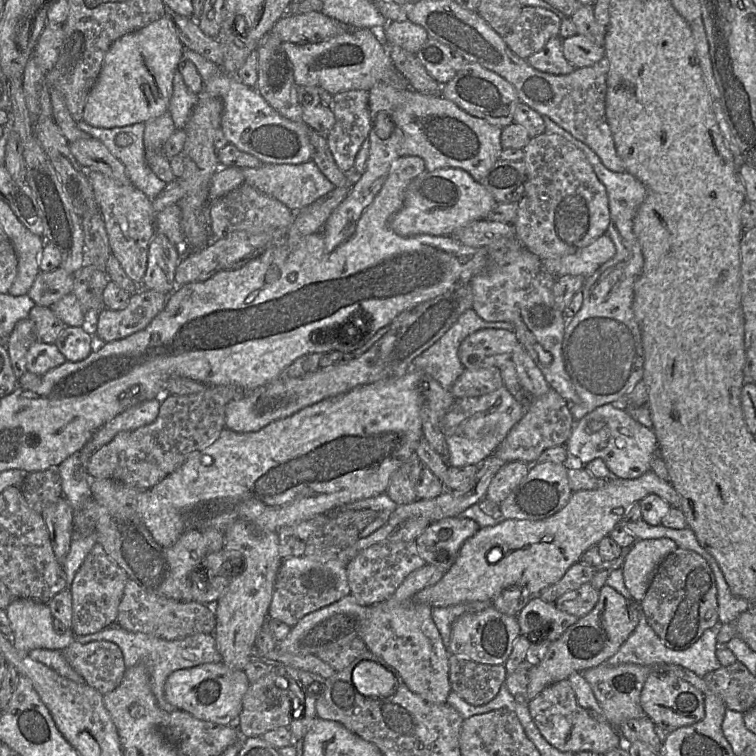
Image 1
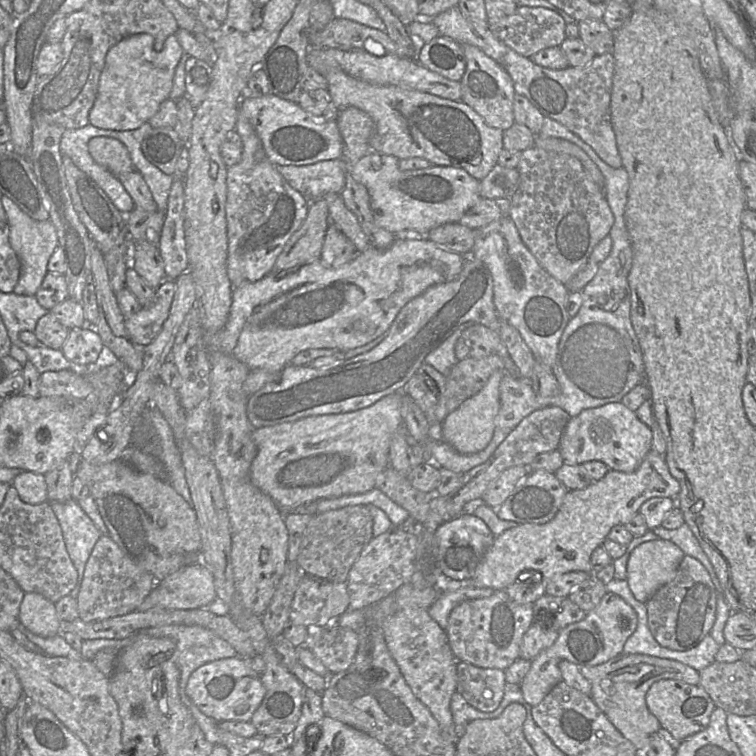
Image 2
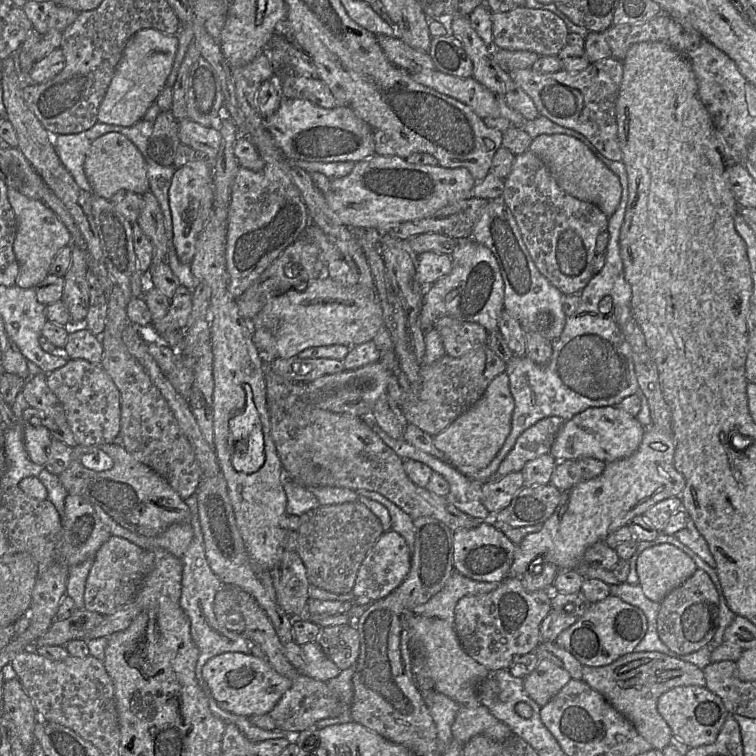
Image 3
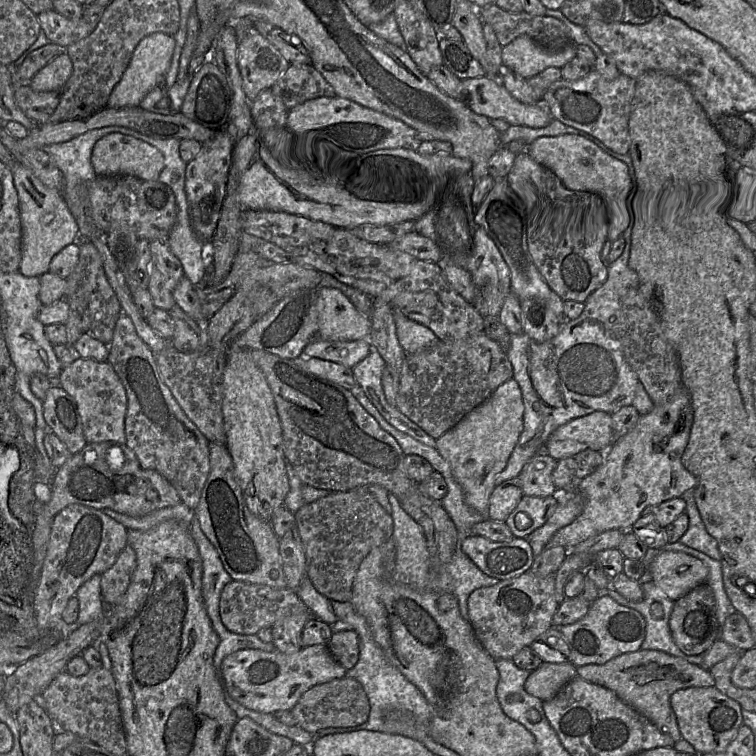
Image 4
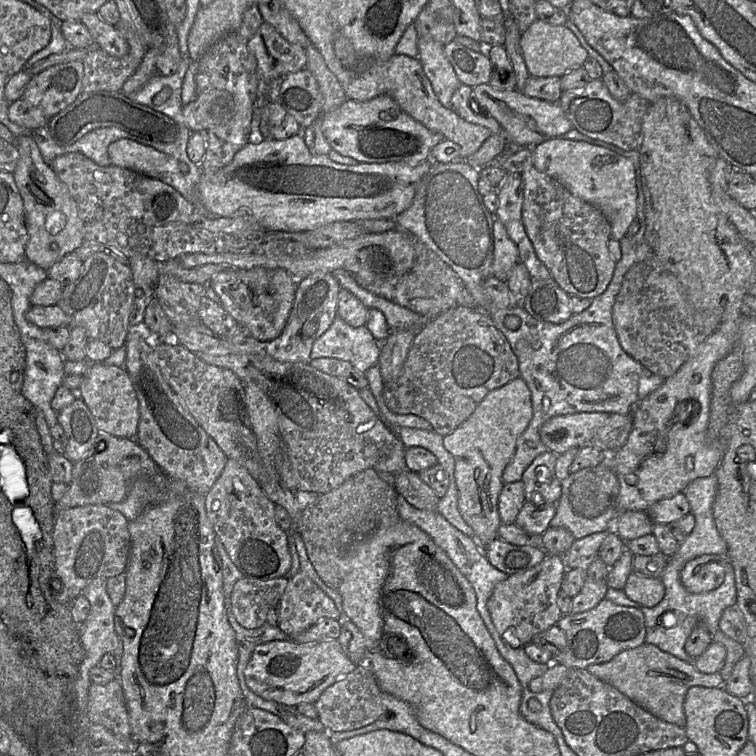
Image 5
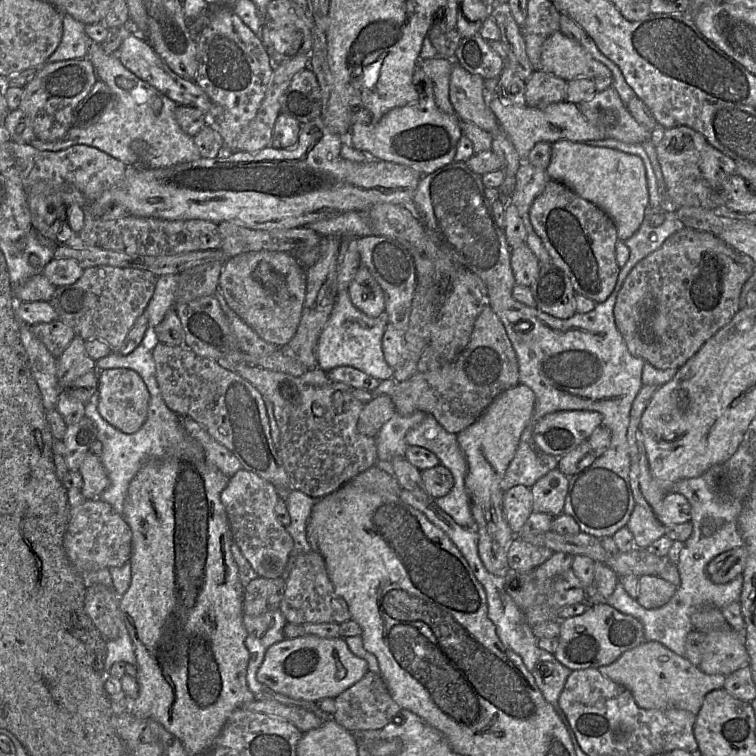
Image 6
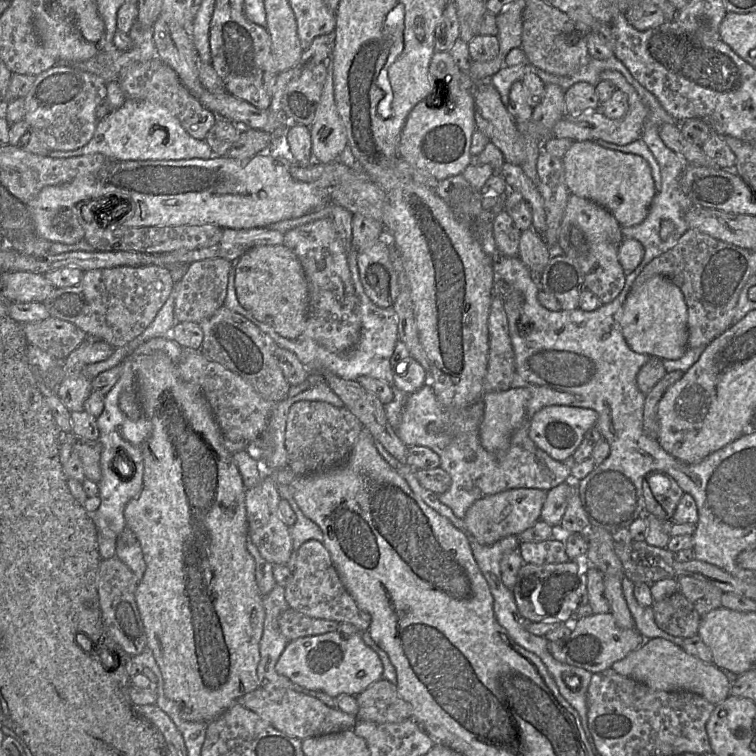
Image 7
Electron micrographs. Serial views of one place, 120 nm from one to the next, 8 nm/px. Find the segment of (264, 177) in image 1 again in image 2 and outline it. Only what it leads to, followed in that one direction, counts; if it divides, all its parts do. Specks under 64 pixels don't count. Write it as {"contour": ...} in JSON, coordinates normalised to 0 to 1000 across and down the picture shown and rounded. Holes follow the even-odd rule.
{"contour":[[[451,209],[401,220],[365,218],[365,222],[384,246],[409,266],[427,262],[434,255],[448,257],[463,226]]]}

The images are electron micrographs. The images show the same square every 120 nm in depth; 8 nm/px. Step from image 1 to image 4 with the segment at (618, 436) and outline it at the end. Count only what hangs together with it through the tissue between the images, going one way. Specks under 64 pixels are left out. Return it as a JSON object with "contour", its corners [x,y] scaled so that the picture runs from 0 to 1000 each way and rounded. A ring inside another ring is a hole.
{"contour":[[[786,544],[733,569],[721,586],[720,598],[738,610],[775,594],[802,598],[813,583],[808,548]]]}

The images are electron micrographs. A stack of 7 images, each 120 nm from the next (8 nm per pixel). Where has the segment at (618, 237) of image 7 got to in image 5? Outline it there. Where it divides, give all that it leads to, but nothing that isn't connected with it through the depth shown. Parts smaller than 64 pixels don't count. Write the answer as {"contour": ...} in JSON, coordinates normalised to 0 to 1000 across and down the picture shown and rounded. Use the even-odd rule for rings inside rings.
{"contour":[[[706,220],[692,226],[689,234],[690,294],[710,340],[754,392],[784,396],[796,389],[815,349],[804,331],[808,315],[804,290],[790,274],[758,259],[742,242]]]}

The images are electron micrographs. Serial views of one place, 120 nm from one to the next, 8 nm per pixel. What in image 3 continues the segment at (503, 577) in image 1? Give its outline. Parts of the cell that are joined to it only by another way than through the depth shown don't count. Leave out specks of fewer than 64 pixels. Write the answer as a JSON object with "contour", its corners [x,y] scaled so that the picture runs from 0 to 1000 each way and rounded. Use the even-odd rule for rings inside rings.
{"contour":[[[888,556],[888,573],[877,571],[877,570],[872,569],[870,566],[868,566],[865,562],[861,562],[858,565],[853,565],[853,571],[852,571],[849,583],[848,583],[844,594],[836,602],[833,602],[828,606],[817,607],[817,608],[803,612],[800,616],[800,620],[798,622],[798,624],[792,630],[790,630],[784,634],[780,634],[780,635],[769,635],[766,639],[763,639],[762,642],[759,642],[754,647],[743,651],[742,661],[741,661],[738,671],[735,672],[733,679],[729,681],[729,684],[718,692],[717,698],[708,705],[698,706],[690,714],[690,717],[684,721],[681,737],[680,737],[679,745],[677,745],[675,754],[673,754],[673,758],[672,758],[672,765],[690,763],[700,754],[700,749],[702,746],[706,746],[709,742],[718,741],[722,745],[734,746],[739,751],[739,754],[759,754],[759,755],[765,757],[766,759],[769,759],[772,766],[775,766],[775,765],[792,766],[807,775],[813,774],[813,772],[819,772],[819,769],[811,761],[808,754],[799,753],[799,751],[792,750],[790,747],[780,747],[780,746],[771,745],[770,739],[771,739],[772,730],[779,722],[784,721],[788,717],[798,716],[807,705],[829,694],[832,692],[832,689],[836,685],[839,685],[840,683],[851,681],[852,677],[857,672],[864,669],[865,667],[868,667],[876,661],[880,661],[882,659],[886,659],[886,657],[899,656],[899,653],[902,652],[902,649],[906,644],[906,632],[892,618],[892,599],[893,599],[893,586],[892,586],[892,579],[890,579],[890,574],[889,574],[889,556]]]}

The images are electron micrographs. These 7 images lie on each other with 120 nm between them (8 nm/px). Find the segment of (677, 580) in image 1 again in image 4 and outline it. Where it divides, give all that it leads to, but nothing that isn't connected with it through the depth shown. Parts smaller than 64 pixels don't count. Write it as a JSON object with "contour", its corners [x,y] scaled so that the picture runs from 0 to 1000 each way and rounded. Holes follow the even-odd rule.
{"contour":[[[935,771],[917,778],[892,796],[885,816],[885,832],[896,856],[909,866],[931,865],[951,844],[947,798]]]}

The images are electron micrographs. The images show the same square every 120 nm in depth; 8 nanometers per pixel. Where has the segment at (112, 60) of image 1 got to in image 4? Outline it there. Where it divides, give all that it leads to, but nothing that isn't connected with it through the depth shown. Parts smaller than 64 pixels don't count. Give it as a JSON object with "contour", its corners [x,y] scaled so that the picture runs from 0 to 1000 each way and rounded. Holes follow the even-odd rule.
{"contour":[[[213,42],[190,49],[180,61],[173,81],[163,97],[160,106],[151,115],[142,134],[144,143],[183,140],[192,126],[217,107],[225,89],[233,53],[230,48]]]}

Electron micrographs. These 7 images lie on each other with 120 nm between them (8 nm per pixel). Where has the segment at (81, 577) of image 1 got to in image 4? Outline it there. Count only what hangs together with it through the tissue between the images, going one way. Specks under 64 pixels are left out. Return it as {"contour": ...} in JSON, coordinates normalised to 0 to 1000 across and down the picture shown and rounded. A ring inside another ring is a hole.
{"contour":[[[168,721],[159,730],[152,745],[132,761],[134,790],[139,802],[155,800],[161,794],[179,750],[180,733]]]}

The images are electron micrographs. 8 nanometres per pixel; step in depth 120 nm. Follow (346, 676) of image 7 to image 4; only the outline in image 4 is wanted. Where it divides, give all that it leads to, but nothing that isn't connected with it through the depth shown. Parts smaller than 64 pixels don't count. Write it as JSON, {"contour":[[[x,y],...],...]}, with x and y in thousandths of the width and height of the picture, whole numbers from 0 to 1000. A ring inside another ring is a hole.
{"contour":[[[415,852],[386,865],[366,860],[320,858],[299,868],[290,890],[300,921],[327,938],[347,943],[385,939],[413,907],[452,897],[459,886],[438,866],[433,852]]]}

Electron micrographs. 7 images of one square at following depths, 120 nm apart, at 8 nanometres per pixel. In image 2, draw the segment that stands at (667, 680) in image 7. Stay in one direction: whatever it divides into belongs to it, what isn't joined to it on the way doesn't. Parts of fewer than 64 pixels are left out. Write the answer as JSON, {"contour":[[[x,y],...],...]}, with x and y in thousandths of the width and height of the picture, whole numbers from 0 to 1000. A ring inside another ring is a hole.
{"contour":[[[821,865],[788,881],[766,882],[782,905],[782,922],[816,966],[848,995],[874,959],[854,931],[854,917],[872,899],[899,899],[925,906],[926,889],[894,873],[852,865]]]}

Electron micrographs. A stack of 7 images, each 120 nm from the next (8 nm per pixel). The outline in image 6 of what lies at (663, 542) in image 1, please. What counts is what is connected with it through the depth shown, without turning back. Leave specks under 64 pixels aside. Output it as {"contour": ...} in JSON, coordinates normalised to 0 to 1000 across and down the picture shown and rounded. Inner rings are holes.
{"contour":[[[985,722],[956,730],[935,747],[935,761],[946,772],[959,772],[984,754],[989,729]]]}

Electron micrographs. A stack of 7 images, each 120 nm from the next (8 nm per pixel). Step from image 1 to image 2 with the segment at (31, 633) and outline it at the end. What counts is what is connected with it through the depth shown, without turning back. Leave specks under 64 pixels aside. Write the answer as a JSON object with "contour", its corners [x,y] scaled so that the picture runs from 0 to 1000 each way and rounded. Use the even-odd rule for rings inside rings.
{"contour":[[[34,784],[25,804],[25,827],[40,836],[67,843],[78,837],[73,799],[50,784]]]}

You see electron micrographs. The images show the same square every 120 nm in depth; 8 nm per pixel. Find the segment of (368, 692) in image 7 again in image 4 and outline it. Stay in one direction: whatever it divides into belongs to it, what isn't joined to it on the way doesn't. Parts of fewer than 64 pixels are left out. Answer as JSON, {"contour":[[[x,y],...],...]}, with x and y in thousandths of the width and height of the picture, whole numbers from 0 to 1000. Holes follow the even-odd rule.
{"contour":[[[452,896],[409,910],[385,938],[392,959],[418,971],[435,962],[463,962],[484,955],[489,930],[479,906],[468,897]]]}

